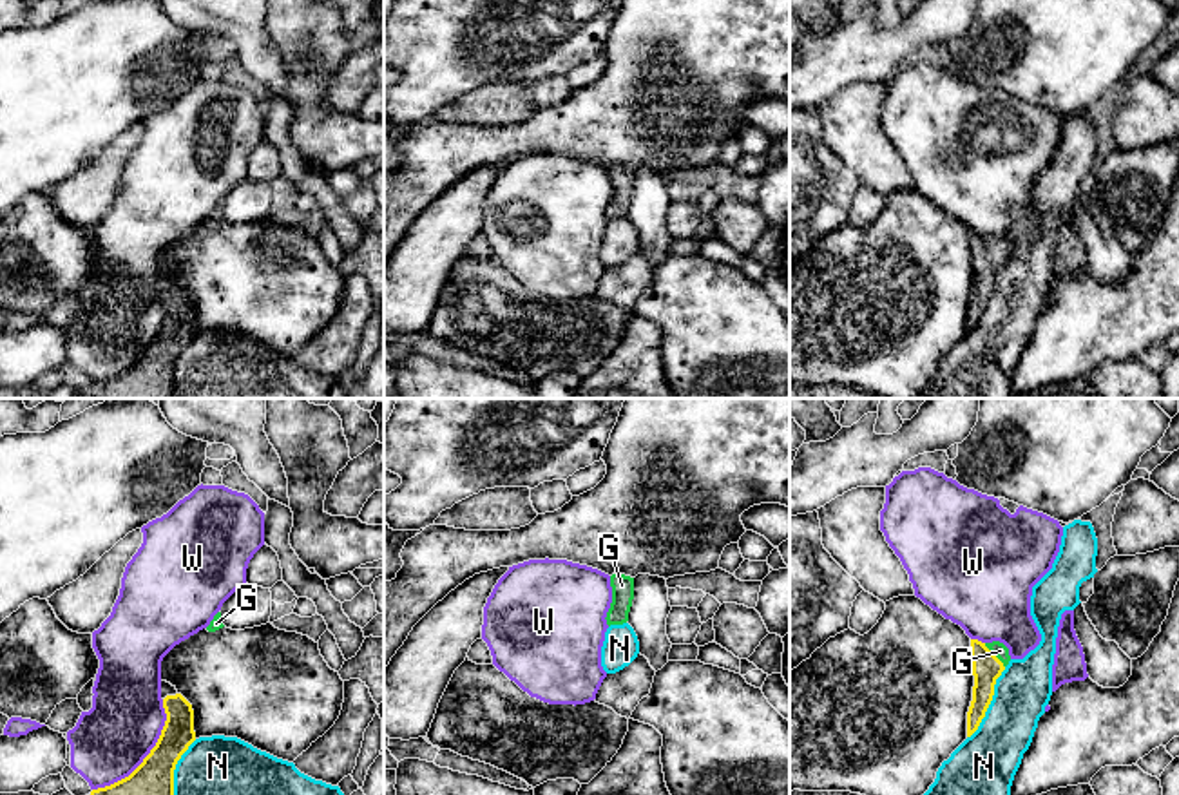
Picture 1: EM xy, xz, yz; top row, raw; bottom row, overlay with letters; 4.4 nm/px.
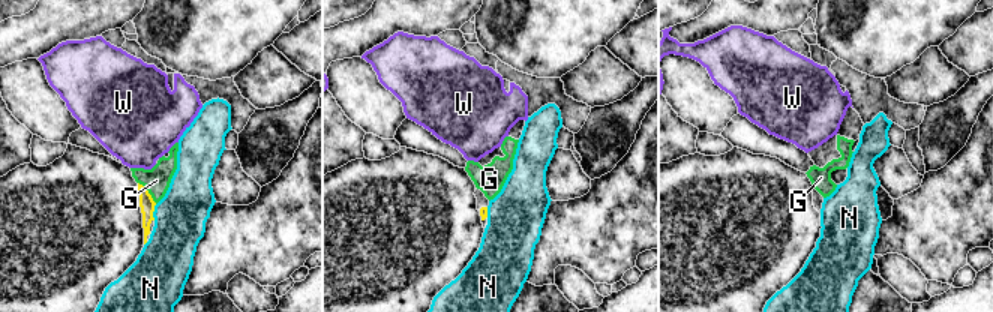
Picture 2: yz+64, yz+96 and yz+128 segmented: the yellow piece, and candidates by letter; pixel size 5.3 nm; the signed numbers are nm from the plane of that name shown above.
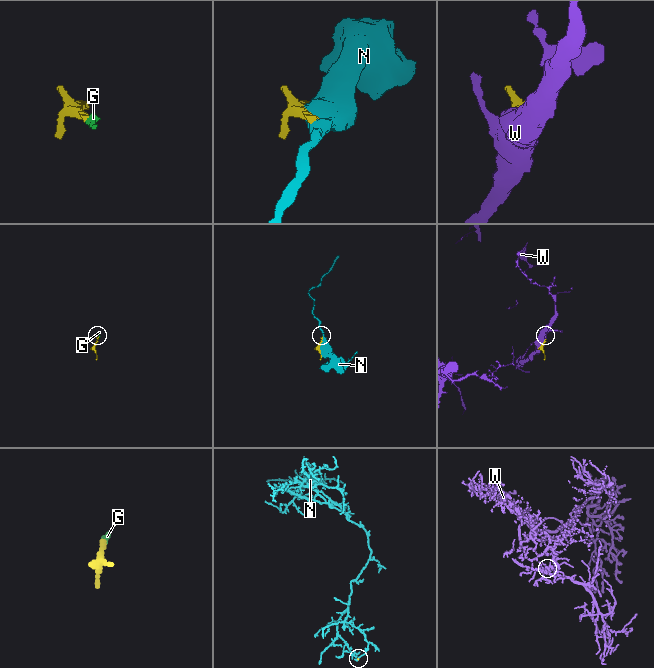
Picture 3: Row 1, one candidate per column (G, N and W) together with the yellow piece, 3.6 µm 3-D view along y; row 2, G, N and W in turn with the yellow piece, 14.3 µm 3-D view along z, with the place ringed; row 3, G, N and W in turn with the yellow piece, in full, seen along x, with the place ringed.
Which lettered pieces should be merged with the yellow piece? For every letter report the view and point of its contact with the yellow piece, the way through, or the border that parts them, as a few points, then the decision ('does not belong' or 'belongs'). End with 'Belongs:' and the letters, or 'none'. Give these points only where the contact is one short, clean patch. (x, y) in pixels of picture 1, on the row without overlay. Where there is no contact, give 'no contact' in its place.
G: meets yellow in yz at (995, 250); runs through yz (986, 261), (995, 250), (1000, 245); belongs
N: meets yellow in yz at (989, 297); does not belong
W: meets yellow in xy at (147, 350); does not belong
Belongs: G

